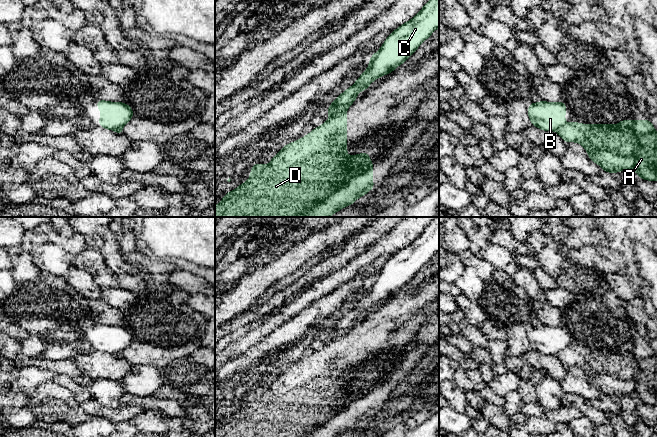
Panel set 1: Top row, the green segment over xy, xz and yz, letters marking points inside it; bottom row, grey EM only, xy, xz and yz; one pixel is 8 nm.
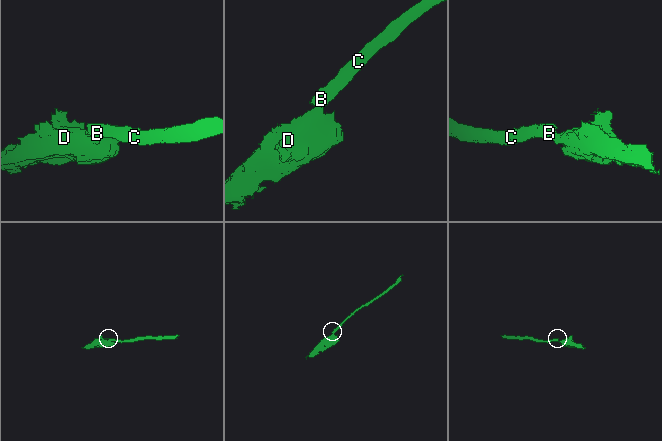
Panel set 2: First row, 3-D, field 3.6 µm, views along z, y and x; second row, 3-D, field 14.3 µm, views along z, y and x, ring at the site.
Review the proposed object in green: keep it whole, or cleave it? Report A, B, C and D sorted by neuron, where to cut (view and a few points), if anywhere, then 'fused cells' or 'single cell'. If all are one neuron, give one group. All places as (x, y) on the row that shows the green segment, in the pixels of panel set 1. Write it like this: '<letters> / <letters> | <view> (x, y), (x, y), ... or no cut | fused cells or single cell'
A D / B C | xz (345, 110), (335, 116) | fused cells

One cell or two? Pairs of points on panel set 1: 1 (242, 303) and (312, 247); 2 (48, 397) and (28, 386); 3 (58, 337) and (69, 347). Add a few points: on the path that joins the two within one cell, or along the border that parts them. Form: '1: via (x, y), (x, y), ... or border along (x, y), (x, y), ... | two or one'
1: via (258, 285), (269, 274), (294, 259) | one
2: border along (50, 381), (41, 383), (28, 396) | two
3: via (61, 339), (66, 344) | one

